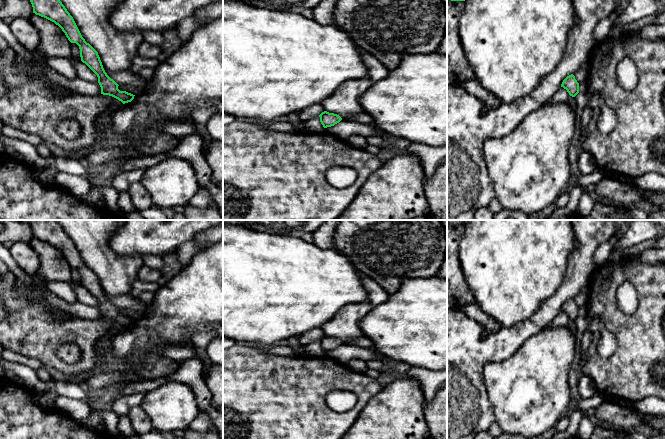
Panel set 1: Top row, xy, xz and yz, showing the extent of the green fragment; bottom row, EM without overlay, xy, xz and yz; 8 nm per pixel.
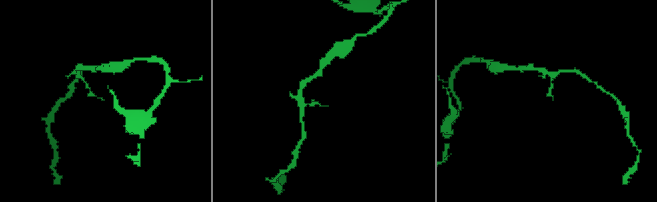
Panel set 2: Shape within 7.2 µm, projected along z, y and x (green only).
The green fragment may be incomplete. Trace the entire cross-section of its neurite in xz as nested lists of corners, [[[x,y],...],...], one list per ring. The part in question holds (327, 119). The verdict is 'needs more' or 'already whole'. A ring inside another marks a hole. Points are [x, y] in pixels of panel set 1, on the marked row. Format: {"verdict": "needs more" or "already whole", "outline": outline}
{"verdict": "already whole", "outline": [[[327,111],[322,112],[319,117],[324,128],[334,126],[342,120],[339,115]]]}

